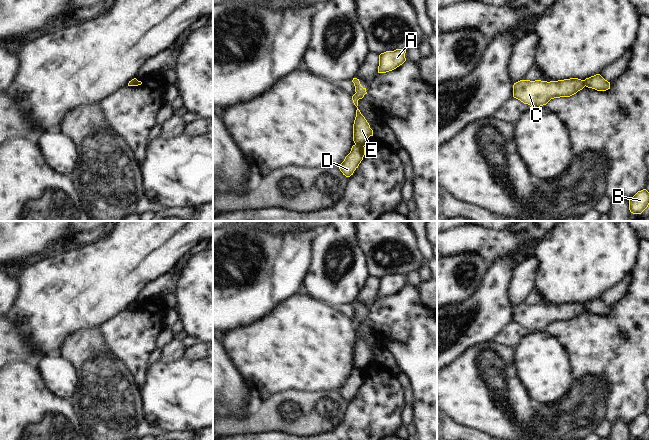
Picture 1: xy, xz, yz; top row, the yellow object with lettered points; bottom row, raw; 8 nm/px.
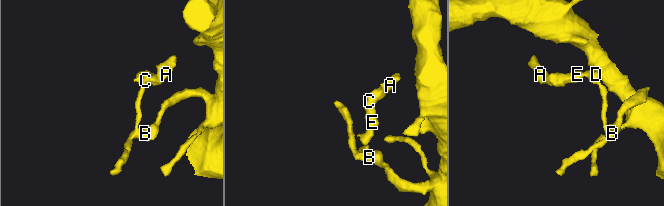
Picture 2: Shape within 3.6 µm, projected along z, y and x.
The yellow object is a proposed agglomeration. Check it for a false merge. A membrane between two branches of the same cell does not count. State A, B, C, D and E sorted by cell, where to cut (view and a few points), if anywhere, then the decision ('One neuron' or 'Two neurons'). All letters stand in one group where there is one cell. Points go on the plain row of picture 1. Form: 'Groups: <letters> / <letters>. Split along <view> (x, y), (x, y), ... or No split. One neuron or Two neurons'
Groups: A C E / B D. Split along xz (355, 368), (363, 370). Two neurons

